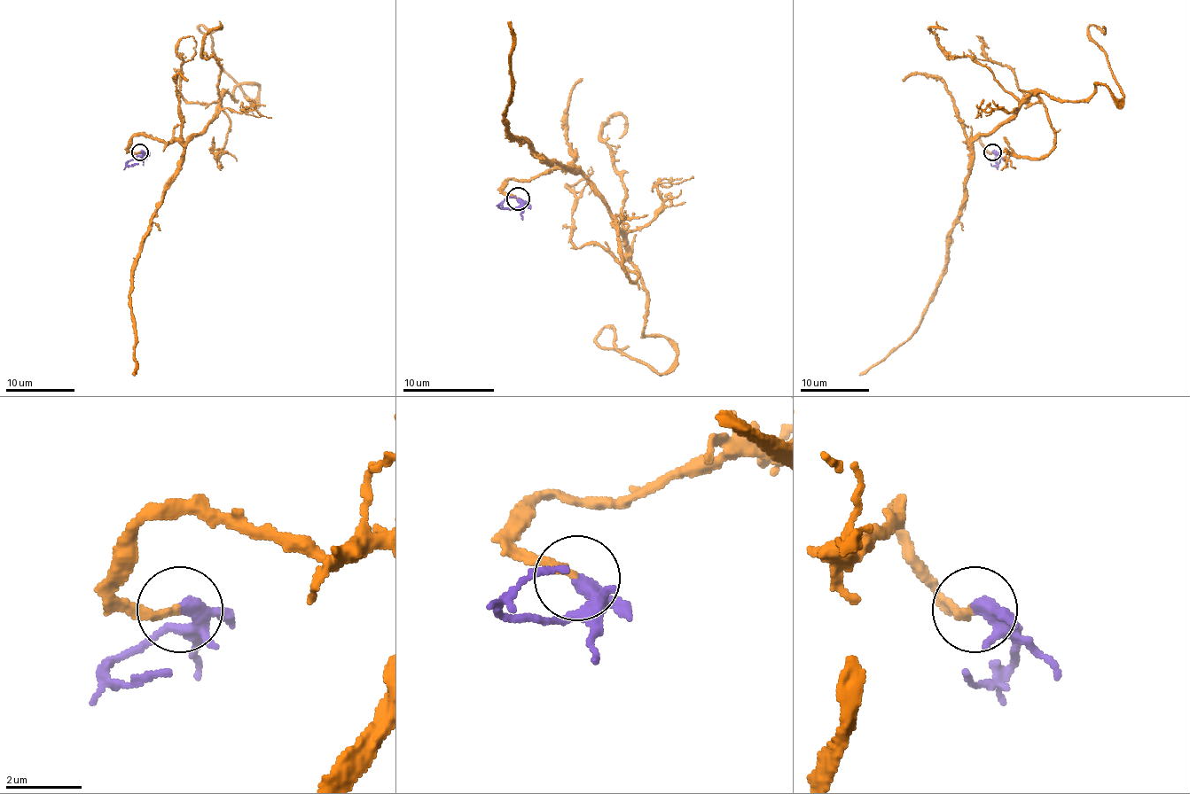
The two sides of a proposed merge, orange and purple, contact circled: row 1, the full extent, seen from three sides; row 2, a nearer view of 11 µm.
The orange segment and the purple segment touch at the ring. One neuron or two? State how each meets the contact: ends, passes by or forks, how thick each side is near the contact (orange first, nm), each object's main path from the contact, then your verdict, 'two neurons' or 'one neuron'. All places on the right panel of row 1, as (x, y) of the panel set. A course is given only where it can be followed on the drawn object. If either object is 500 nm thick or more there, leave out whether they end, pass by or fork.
orange ends | purple forks | 200/260 nm | orange via (992, 152), (971, 141), (1040, 92), (1086, 99), (1103, 84), (1124, 94), (1088, 29), (1101, 26) | purple via (992, 152), (998, 154), (997, 163), (990, 163) | one neuron

